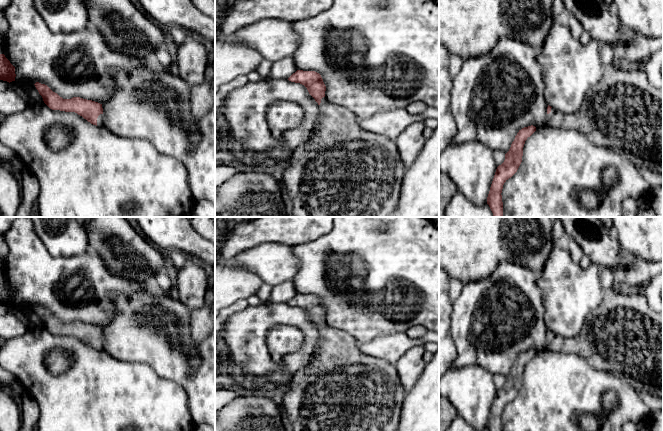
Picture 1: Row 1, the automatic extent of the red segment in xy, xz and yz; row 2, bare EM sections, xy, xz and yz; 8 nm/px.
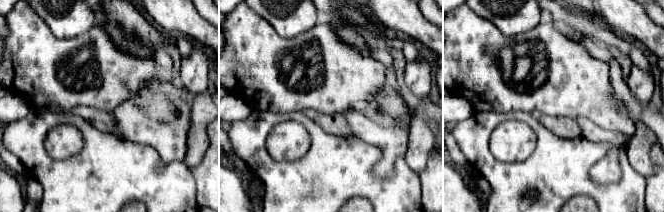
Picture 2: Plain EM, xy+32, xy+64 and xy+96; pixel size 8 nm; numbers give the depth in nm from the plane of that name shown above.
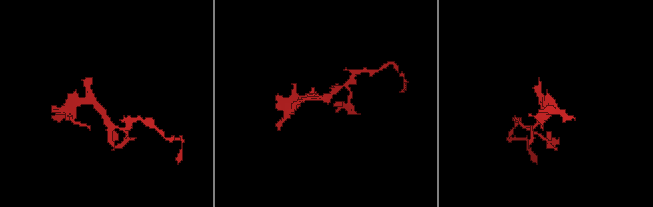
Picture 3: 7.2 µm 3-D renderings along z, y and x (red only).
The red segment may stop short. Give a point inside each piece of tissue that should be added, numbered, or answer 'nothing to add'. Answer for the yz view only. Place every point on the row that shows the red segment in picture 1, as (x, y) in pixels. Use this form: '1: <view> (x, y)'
1: yz (624, 112)

